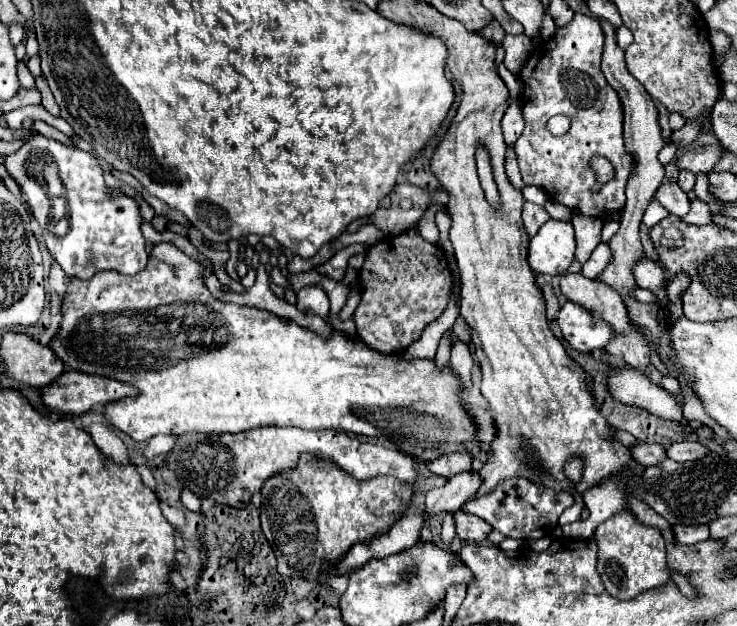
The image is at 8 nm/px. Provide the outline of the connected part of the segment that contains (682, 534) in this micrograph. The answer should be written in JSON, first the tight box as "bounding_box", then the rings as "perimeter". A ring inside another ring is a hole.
{"bounding_box":[673,526,711,544],"perimeter":[[[675,526],[673,532],[679,544],[697,544],[703,540],[711,540],[707,526]]]}

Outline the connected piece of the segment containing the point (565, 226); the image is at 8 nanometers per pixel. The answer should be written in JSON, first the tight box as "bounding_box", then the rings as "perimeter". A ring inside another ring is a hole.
{"bounding_box":[527,220,575,276],"perimeter":[[[549,220],[529,242],[527,262],[535,276],[561,276],[575,256],[575,232],[571,222]]]}

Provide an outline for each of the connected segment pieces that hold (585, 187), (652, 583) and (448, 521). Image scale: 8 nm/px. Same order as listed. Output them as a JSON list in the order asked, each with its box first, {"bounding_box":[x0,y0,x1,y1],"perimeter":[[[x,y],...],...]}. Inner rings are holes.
[{"bounding_box":[515,14,633,218],"perimeter":[[[575,14],[573,20],[559,28],[553,38],[539,44],[525,66],[521,68],[521,82],[525,86],[523,90],[523,118],[525,118],[525,130],[515,142],[515,152],[519,158],[519,170],[523,176],[523,182],[529,186],[539,186],[547,192],[547,196],[553,202],[559,202],[577,214],[599,218],[611,212],[619,212],[625,206],[625,184],[633,170],[633,154],[627,152],[623,142],[623,112],[621,102],[617,100],[617,94],[609,88],[607,80],[601,76],[599,70],[599,58],[603,52],[603,32],[595,18],[585,14]],[[555,114],[567,114],[571,118],[571,130],[565,136],[553,136],[547,130],[547,120]],[[593,156],[605,156],[615,170],[615,176],[607,180],[597,192],[593,186],[597,184],[595,170],[591,168]]]},{"bounding_box":[595,512,669,600],"perimeter":[[[619,512],[603,522],[595,530],[595,542],[599,546],[597,572],[601,574],[607,592],[619,600],[633,600],[645,590],[659,588],[669,582],[667,562],[665,562],[665,540],[657,528],[637,524],[633,514]]]},{"bounding_box":[441,512,456,544],"perimeter":[[[448,512],[442,524],[441,540],[442,542],[446,542],[446,544],[450,544],[456,536],[456,527],[453,514],[453,512]]]}]

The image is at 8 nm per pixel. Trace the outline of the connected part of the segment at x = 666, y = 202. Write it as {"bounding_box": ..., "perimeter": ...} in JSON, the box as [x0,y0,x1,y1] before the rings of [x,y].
{"bounding_box":[653,180,689,216],"perimeter":[[[667,180],[663,182],[655,194],[653,194],[653,200],[659,202],[669,214],[675,214],[675,216],[685,216],[689,212],[689,198],[687,194],[679,188],[679,184],[675,180]]]}

